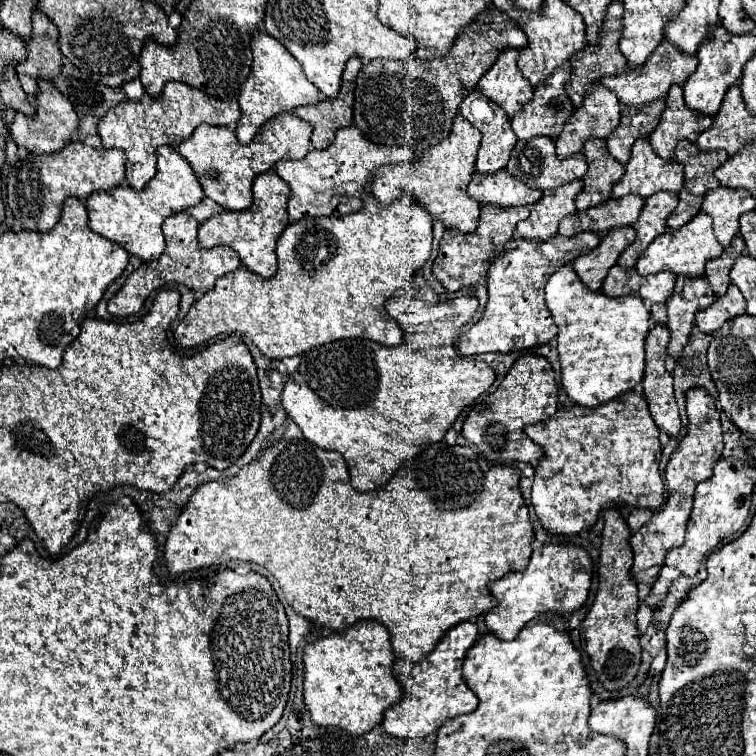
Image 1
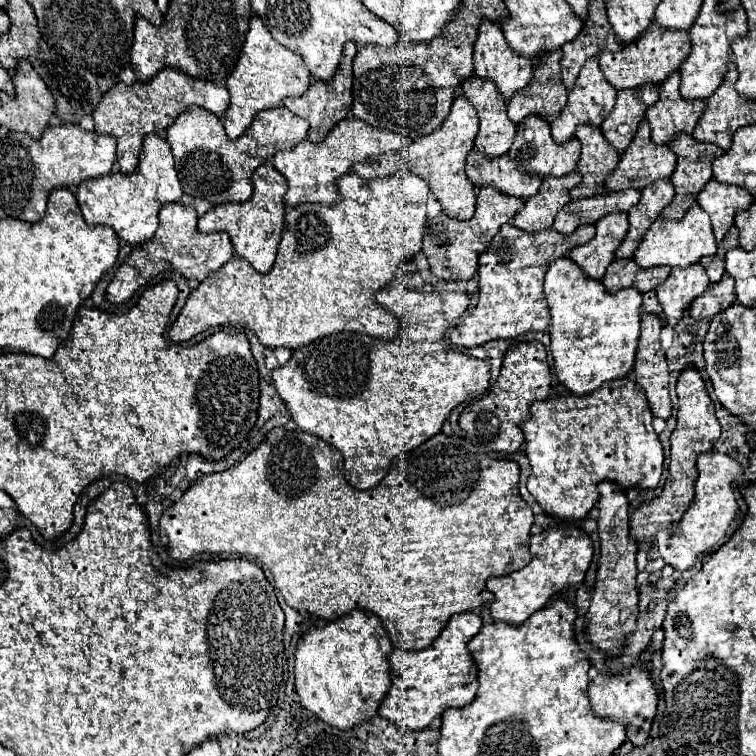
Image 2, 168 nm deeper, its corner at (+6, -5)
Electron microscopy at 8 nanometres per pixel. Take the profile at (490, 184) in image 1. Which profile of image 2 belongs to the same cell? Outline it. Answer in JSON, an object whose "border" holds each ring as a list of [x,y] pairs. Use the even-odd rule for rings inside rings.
{"border":[[[470,152],[466,158],[466,174],[476,188],[494,186],[500,192],[518,198],[534,196],[542,182],[540,176],[526,176],[524,172],[518,172],[508,154],[490,160],[490,156],[478,156],[478,152]]]}

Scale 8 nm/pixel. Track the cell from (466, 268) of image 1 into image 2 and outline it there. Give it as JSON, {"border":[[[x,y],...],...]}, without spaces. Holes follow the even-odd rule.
{"border":[[[480,188],[474,218],[454,220],[452,216],[446,216],[446,212],[440,212],[436,218],[430,218],[426,222],[422,250],[430,262],[432,274],[452,282],[470,280],[476,274],[478,256],[488,248],[490,240],[498,234],[500,226],[514,218],[522,206],[524,200],[518,200],[516,196],[502,196],[502,192],[494,192],[494,188]]]}

